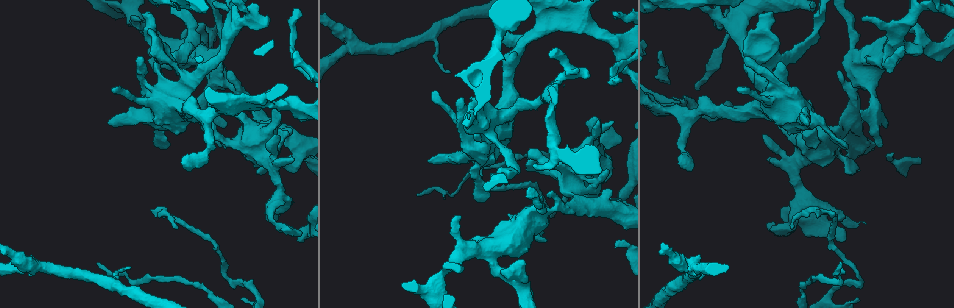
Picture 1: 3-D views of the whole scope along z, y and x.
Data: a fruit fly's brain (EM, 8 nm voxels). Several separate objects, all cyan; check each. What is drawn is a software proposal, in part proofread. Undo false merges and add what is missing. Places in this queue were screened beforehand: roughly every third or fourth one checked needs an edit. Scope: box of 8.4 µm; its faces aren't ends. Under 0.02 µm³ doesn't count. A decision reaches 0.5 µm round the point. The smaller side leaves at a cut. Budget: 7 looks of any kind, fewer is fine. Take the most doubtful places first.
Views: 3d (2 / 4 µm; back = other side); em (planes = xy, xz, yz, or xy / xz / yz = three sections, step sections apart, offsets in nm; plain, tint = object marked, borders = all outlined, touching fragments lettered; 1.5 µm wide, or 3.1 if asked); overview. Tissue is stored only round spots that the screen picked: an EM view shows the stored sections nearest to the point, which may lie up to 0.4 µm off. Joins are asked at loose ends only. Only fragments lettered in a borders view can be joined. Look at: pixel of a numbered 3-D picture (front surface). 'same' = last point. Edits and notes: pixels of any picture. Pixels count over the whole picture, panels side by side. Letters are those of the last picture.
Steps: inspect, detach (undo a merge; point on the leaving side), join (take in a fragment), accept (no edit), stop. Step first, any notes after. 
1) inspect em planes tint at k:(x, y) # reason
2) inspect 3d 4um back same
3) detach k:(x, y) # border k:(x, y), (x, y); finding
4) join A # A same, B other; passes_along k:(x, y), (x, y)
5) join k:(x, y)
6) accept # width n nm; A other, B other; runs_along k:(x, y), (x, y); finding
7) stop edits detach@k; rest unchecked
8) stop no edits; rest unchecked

inspect em yz step 8 borders at 1:(844, 240) # branch stops here

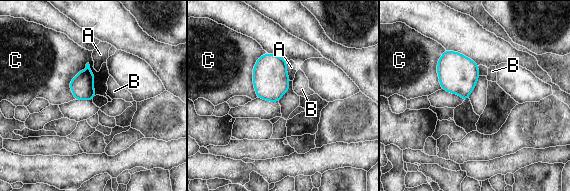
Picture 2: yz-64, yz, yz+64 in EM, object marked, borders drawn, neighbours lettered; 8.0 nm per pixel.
accept # A other, B other, C other; border 2:(88, 62), (70, 82), (75, 99); none of them fits

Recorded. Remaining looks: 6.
inspect em xy step 4 tint at 1:(690, 264) # three-way junction

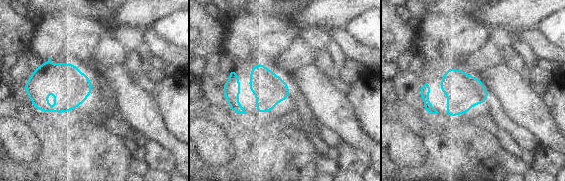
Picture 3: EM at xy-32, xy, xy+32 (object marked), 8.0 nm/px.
inspect em planes tint same

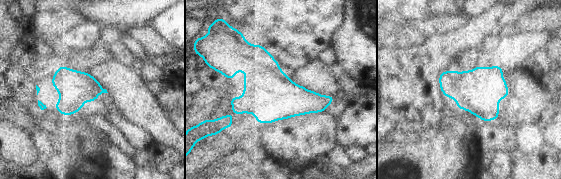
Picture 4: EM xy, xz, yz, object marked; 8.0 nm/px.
inspect em planes borders same

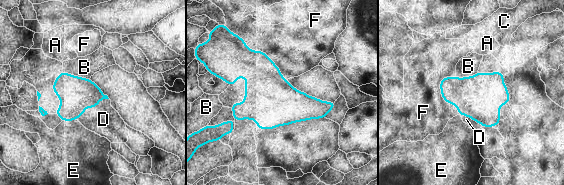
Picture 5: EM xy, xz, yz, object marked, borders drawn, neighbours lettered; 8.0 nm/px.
accept # A other, B other, C other, D other, E other, F other; border 5:(108, 98), (86, 107), (77, 119); all the same cell

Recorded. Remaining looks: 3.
inspect 3d 4um at 1:(112, 90) # free end

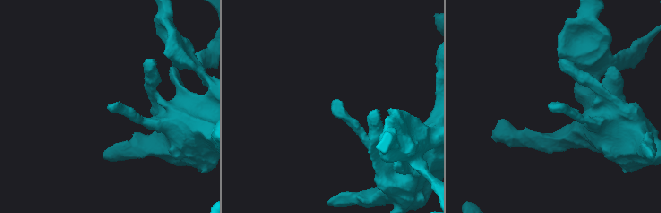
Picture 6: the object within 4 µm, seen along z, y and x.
inspect em planes borders at 6:(337, 100)

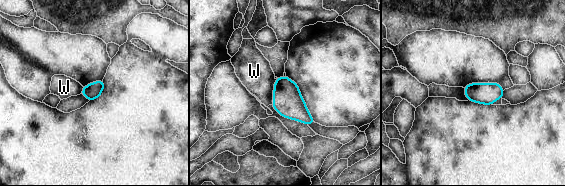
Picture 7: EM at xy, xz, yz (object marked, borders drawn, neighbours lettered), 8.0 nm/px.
accept # longest_contact W 220 nm; W other; border 7:(276, 79), (271, 104); no lettered fragment goes on from it

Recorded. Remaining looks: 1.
stop no edits; rest unchecked

